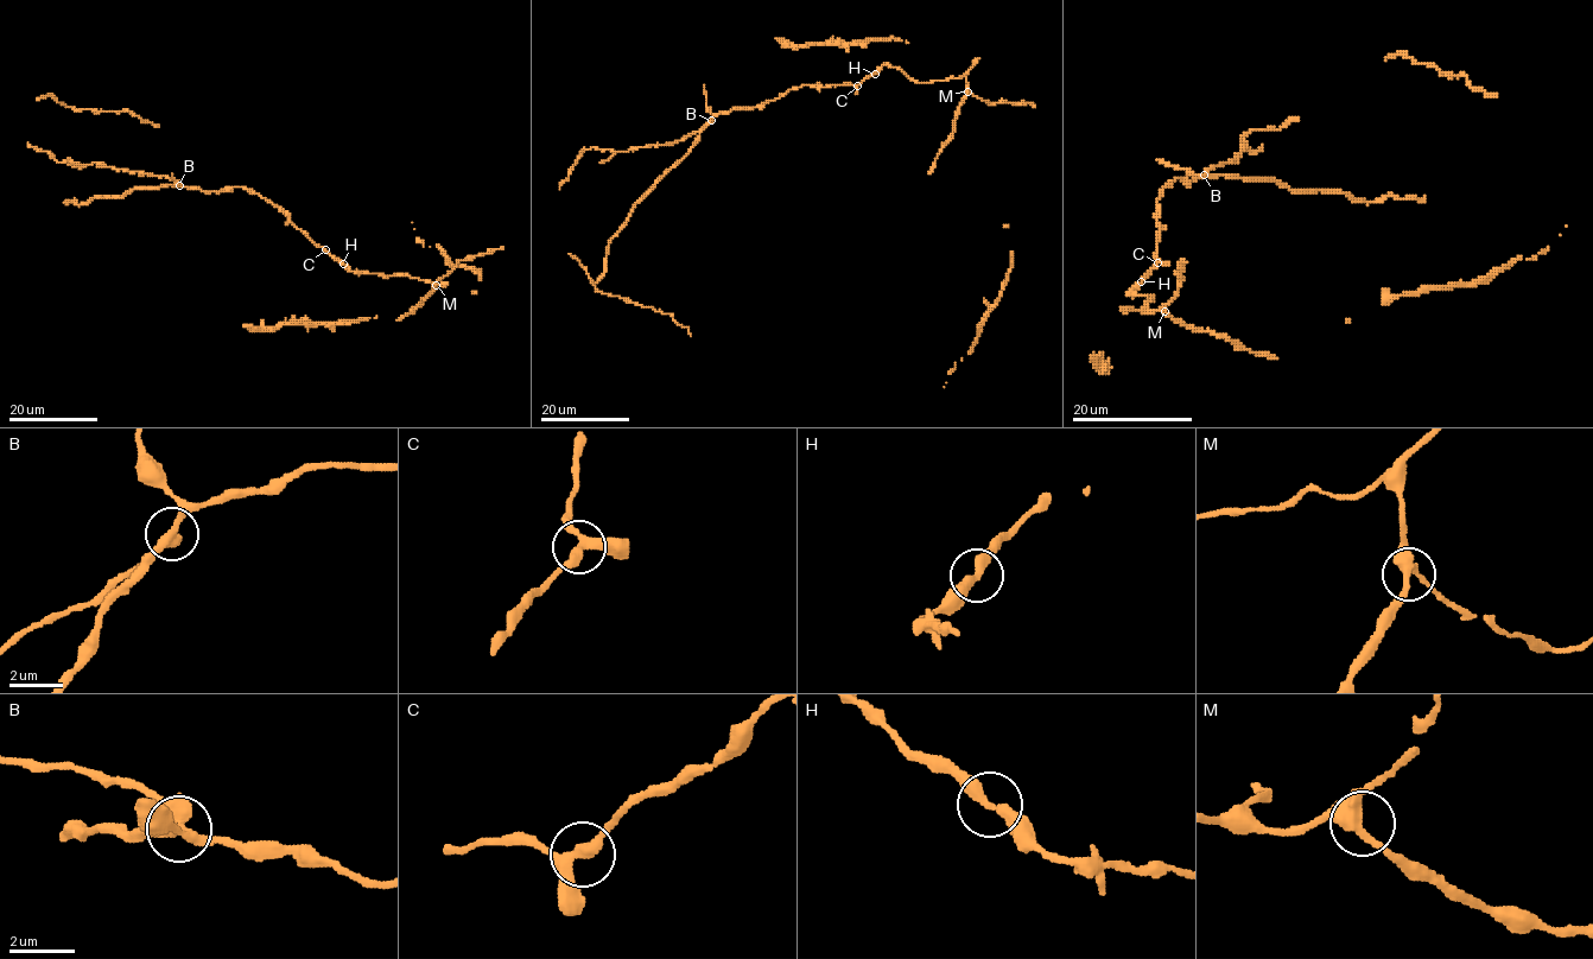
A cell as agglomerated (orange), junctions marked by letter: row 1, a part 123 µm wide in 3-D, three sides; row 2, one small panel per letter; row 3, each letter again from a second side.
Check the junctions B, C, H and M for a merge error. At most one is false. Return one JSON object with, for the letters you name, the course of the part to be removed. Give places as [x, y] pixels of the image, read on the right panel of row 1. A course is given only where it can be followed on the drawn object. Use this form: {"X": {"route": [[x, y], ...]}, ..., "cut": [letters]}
{"B": {"route": [[1204, 176], [1277, 180], [1296, 192], [1347, 192], [1354, 199], [1366, 201], [1426, 197]]}, "cut": ["B"]}

